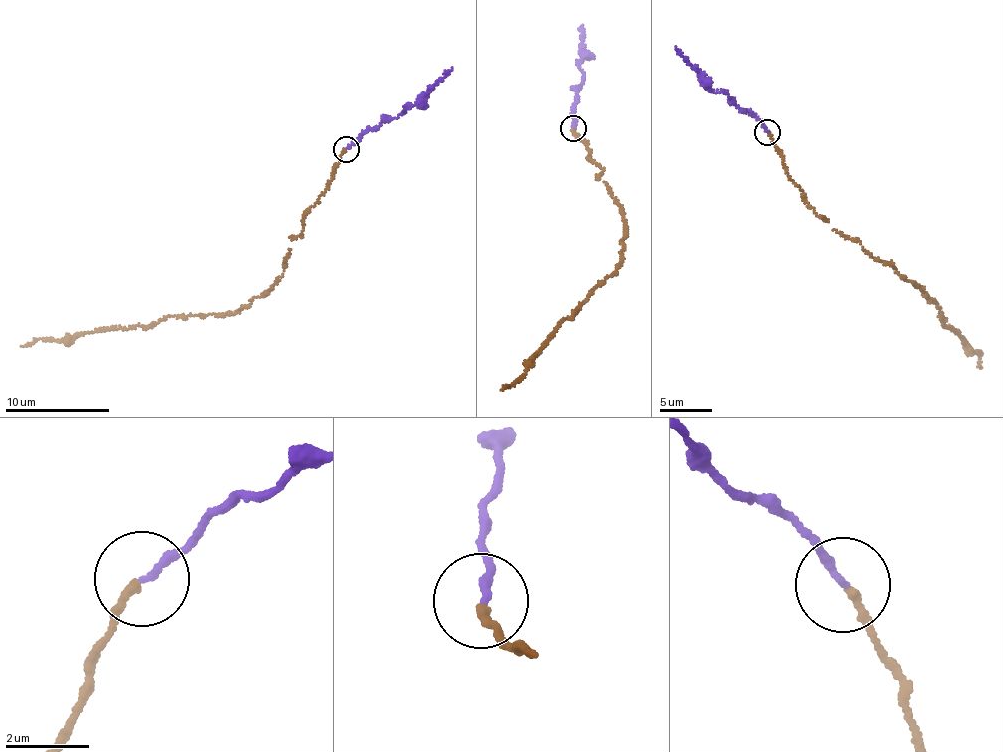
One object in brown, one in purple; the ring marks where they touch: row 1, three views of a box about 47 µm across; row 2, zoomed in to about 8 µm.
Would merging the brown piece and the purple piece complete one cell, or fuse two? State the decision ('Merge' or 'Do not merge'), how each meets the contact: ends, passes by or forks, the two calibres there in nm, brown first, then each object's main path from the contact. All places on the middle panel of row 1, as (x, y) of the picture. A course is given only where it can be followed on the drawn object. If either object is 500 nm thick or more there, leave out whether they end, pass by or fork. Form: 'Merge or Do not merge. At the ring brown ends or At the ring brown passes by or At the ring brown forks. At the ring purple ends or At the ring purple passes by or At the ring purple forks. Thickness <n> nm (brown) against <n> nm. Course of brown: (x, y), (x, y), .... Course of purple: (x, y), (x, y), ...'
Merge. At the ring brown ends. At the ring purple ends. Thickness 190 nm (brown) against 170 nm. Course of brown: (573, 130), (623, 209), (623, 250), (618, 268), (560, 323), (528, 369), (500, 390). Course of purple: (573, 128), (576, 88), (582, 82), (579, 60), (584, 48), (581, 26)

